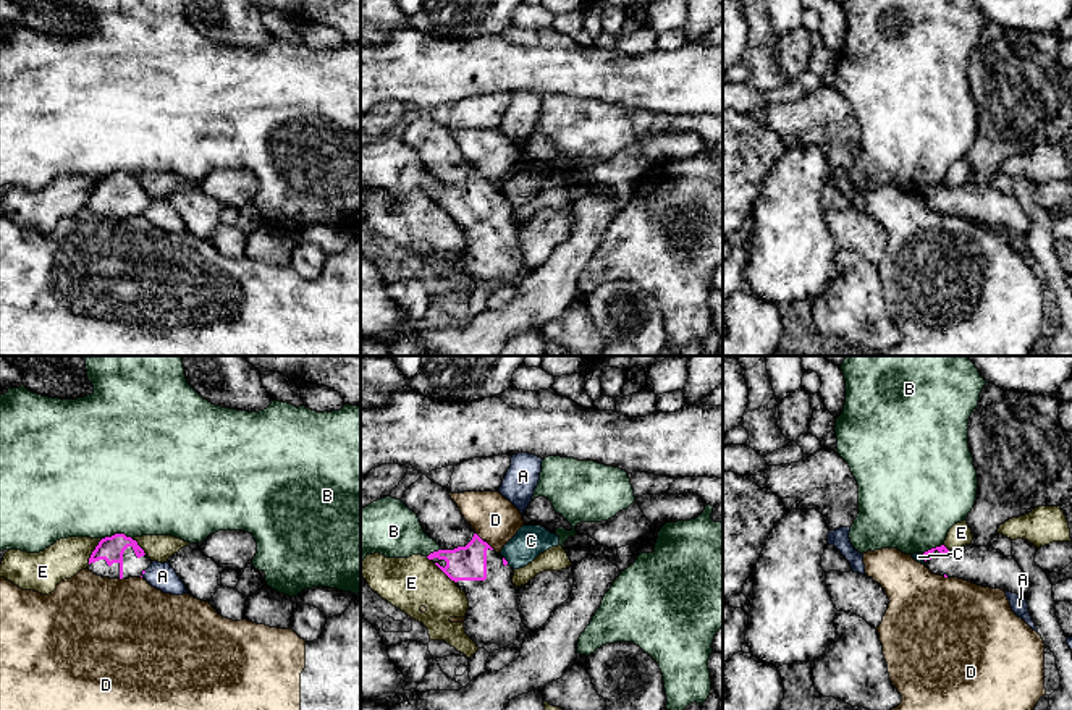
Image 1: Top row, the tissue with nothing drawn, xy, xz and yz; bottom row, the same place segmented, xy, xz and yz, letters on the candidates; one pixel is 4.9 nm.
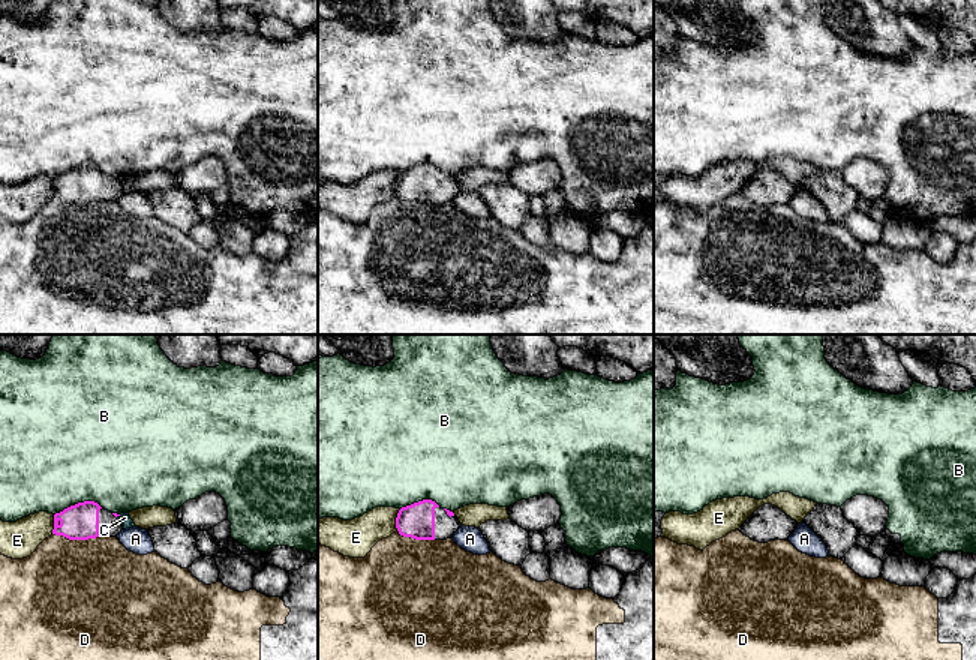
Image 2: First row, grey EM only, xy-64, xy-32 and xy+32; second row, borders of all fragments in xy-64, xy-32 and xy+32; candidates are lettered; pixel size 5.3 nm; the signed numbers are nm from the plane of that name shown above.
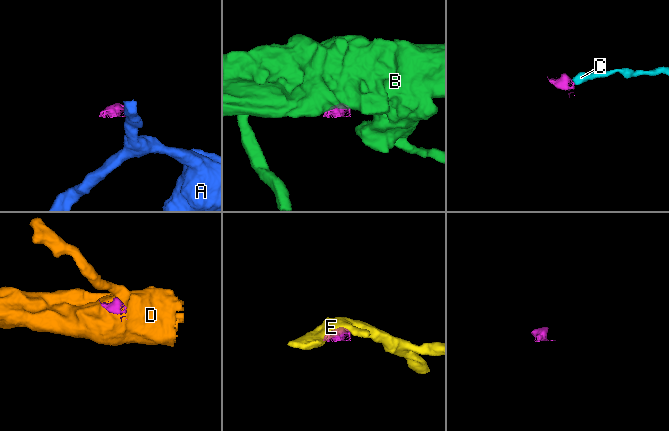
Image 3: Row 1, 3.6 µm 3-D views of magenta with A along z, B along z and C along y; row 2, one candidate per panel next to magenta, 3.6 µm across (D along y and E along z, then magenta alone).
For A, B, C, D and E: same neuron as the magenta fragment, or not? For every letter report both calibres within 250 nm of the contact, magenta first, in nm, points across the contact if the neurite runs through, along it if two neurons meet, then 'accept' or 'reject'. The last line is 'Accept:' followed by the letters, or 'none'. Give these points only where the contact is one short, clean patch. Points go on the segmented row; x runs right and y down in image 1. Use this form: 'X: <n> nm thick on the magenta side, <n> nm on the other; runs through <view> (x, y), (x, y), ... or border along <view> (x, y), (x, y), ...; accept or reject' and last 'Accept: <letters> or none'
A: 20 nm thick on the magenta side, 140 nm on the other; border along xy (146, 571), (141, 576); reject
B: 130 nm thick on the magenta side, 500 nm on the other; reject
C: 50 nm thick on the magenta side, 50 nm on the other; border along yz (922, 553), (925, 562); reject
D: 180 nm thick on the magenta side, 240 nm on the other; reject
E: 130 nm thick on the magenta side, 190 nm on the other; reject
Accept: none

